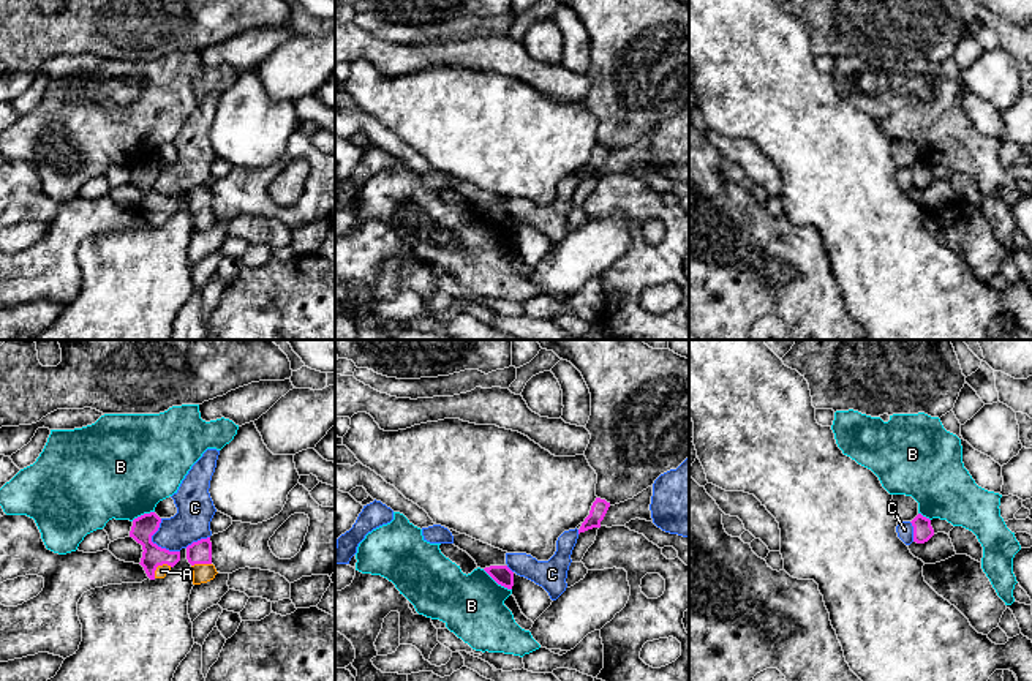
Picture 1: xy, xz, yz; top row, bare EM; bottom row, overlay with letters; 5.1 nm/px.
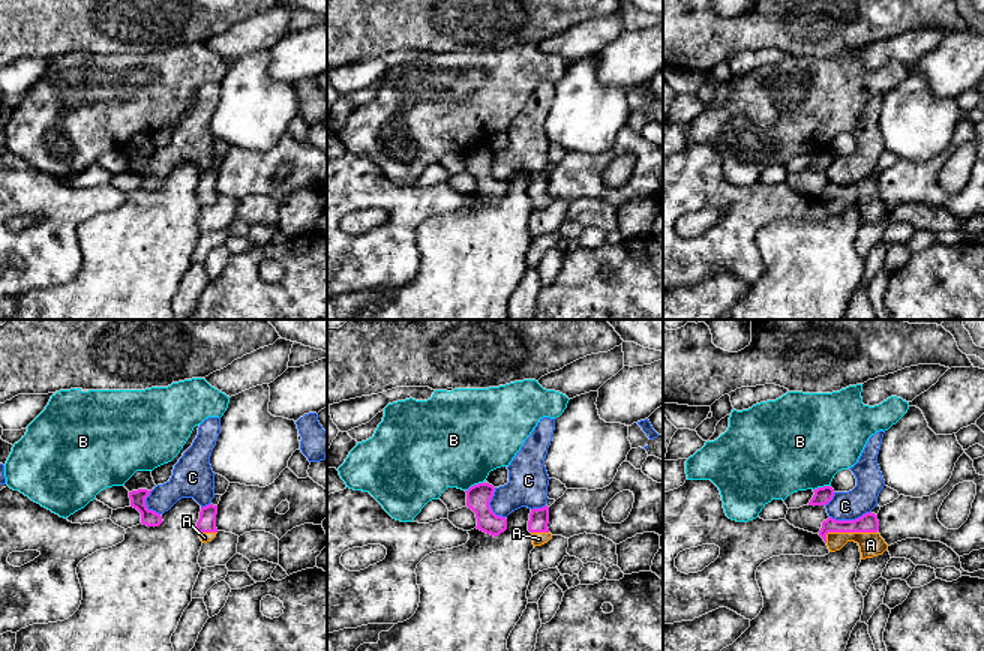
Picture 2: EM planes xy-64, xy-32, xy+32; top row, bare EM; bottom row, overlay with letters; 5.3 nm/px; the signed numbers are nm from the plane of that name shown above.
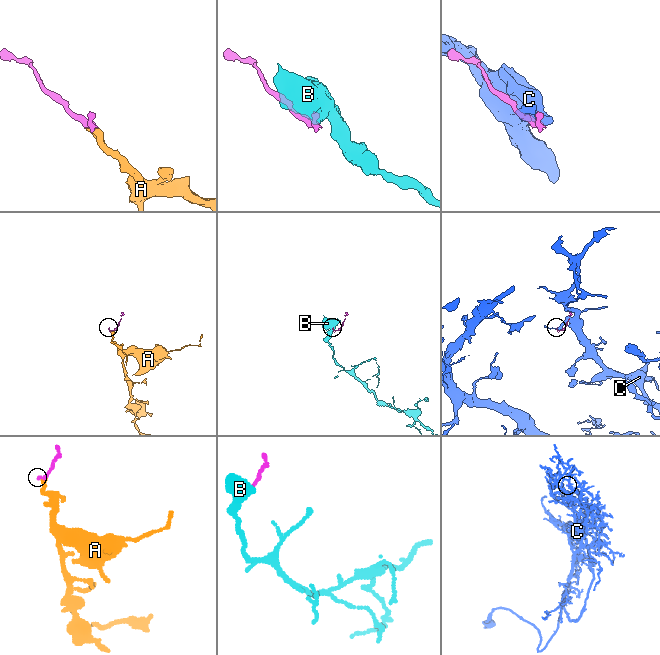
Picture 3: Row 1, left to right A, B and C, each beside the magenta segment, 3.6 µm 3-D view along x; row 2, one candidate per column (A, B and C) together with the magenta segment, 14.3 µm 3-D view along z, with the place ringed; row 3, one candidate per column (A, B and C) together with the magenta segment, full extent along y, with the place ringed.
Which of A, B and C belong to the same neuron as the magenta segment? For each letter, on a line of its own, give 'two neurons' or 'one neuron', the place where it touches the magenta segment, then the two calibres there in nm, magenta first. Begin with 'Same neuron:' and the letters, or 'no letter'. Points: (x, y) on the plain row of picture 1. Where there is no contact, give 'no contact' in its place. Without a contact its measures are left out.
Same neuron: A
A: one neuron; contact xy (158, 210); calibres 120 and 60 nm
B: two neurons; contact xz (497, 228); calibres 100 and 320 nm
C: two neurons; contact xy (155, 190); calibres 120 and 190 nm

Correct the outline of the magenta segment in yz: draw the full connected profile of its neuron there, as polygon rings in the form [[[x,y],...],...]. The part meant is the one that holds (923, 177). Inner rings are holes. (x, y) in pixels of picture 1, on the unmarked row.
[[[918,160],[912,167],[913,172],[913,188],[925,190],[934,182],[931,166]]]

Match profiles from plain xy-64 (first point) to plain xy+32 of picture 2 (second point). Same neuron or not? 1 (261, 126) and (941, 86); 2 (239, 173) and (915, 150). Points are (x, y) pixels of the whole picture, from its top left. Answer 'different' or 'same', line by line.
1: different
2: different

